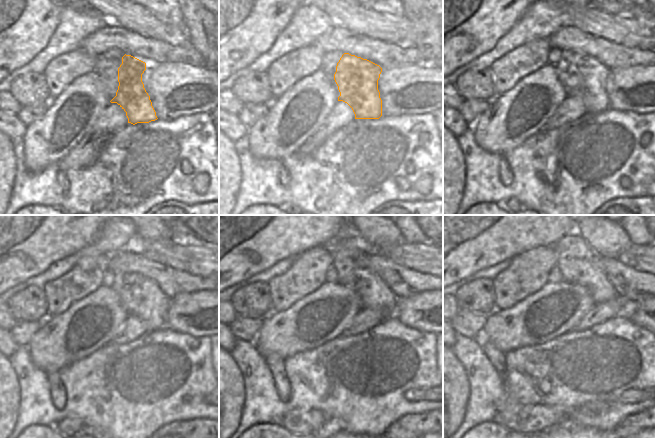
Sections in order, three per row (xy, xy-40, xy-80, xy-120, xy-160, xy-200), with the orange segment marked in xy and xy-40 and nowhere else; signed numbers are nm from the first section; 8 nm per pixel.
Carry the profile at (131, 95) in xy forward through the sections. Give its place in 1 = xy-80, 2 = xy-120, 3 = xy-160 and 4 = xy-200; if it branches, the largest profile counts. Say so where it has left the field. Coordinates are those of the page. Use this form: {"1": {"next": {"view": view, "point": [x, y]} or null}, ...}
{"1": {"next": {"view": "xy-80", "point": [583, 76]}}, "2": {"next": {"view": "xy-120", "point": [140, 296]}}, "3": {"next": {"view": "xy-160", "point": [375, 294]}}, "4": {"next": {"view": "xy-200", "point": [579, 264]}}}

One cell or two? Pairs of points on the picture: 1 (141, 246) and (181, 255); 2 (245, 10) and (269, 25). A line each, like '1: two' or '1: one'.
1: one
2: one

